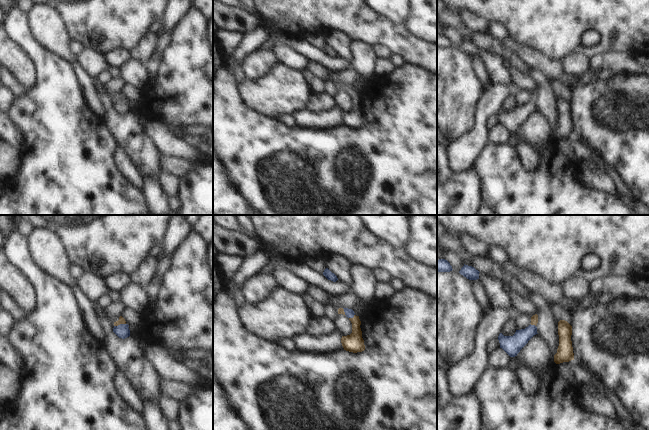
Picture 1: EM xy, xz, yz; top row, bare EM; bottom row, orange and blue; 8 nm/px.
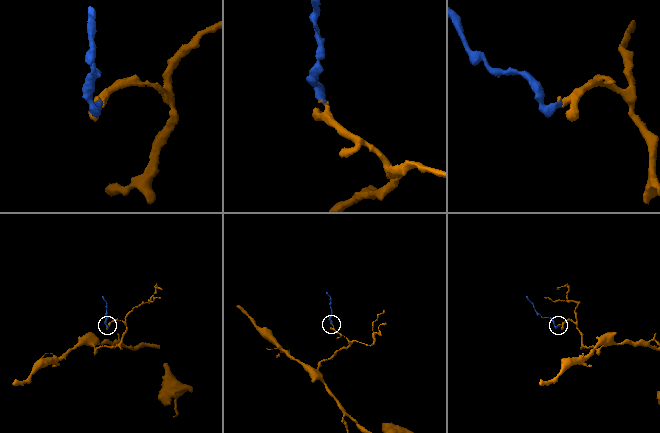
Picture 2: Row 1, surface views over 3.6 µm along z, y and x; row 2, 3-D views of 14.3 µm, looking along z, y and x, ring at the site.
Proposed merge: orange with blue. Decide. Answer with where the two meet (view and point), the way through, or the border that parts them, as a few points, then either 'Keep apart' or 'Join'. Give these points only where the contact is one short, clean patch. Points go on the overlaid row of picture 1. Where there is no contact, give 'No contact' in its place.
Touches orange at xy (119, 324). Path across: xy (121, 320), (119, 324), (122, 331). Join

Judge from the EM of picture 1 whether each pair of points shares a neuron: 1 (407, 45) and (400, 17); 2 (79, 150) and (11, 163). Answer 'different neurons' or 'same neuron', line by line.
1: different neurons
2: different neurons

